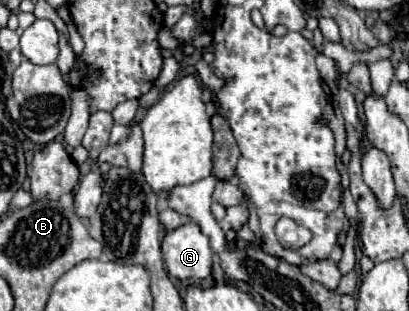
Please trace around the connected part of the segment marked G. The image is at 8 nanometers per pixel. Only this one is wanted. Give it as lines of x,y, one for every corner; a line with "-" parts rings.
187,223
163,239
163,259
171,277
207,279
213,267
213,251
209,239
195,223

